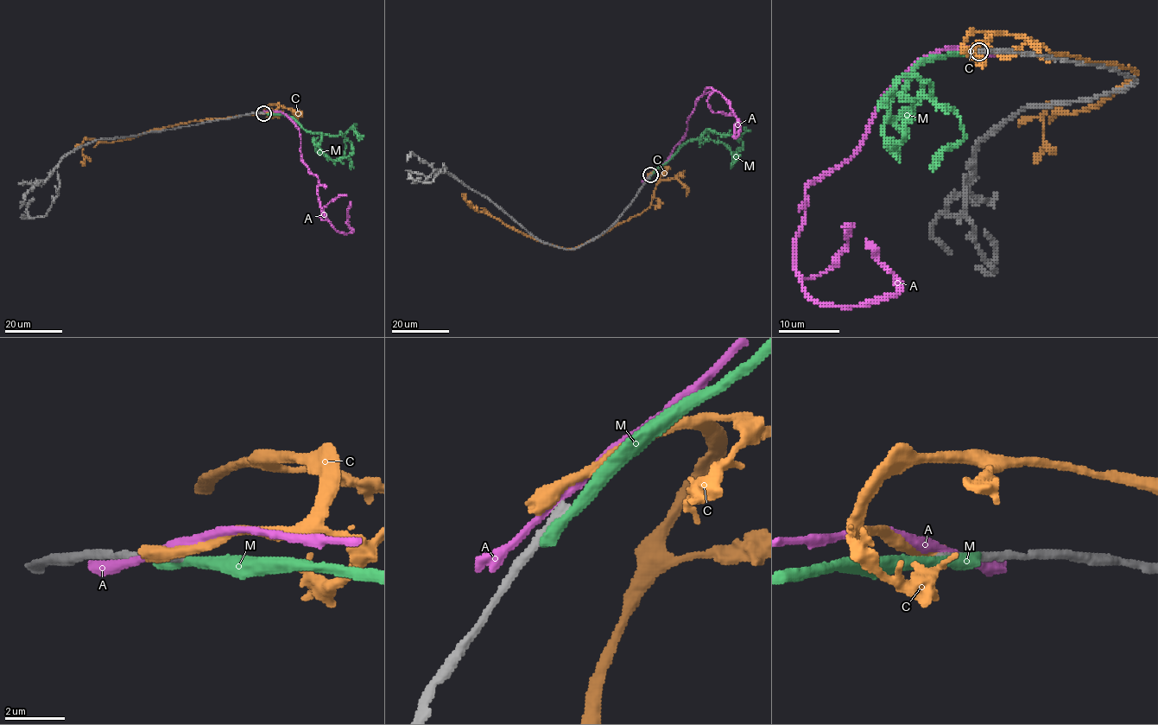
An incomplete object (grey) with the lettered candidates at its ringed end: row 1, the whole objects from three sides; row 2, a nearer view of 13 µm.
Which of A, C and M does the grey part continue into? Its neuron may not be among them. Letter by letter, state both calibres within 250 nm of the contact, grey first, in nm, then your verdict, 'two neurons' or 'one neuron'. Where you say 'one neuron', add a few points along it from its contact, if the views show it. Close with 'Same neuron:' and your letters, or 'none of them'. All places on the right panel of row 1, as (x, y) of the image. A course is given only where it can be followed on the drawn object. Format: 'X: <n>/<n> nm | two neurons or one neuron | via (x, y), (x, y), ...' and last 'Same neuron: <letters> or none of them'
A: 360/260 nm | two neurons
C: 320/600 nm | two neurons
M: 360/500 nm | two neurons
Same neuron: none of them

